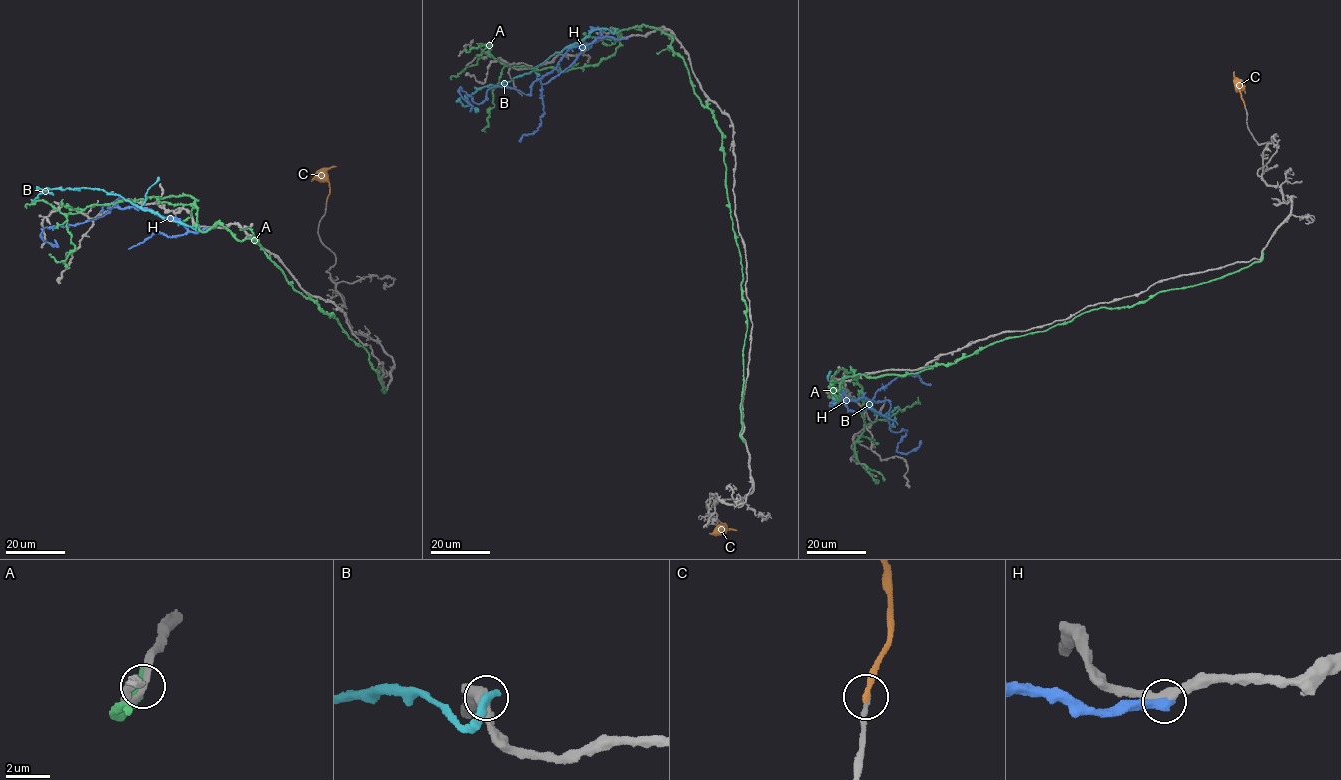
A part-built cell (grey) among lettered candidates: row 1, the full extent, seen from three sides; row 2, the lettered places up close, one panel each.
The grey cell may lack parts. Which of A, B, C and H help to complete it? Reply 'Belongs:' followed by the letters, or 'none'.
Belongs: C

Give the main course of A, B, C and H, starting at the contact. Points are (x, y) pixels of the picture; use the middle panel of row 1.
A: (743, 440), (722, 132), (672, 37), (618, 30), (613, 54), (561, 71), (464, 49)
B: (616, 29), (612, 33), (593, 30), (529, 72), (479, 87), (468, 98), (469, 105), (457, 99)
C: (720, 523), (725, 523), (726, 529), (737, 530)
H: (626, 38), (601, 36), (570, 48), (530, 93), (490, 87), (476, 103), (460, 88), (469, 111)

